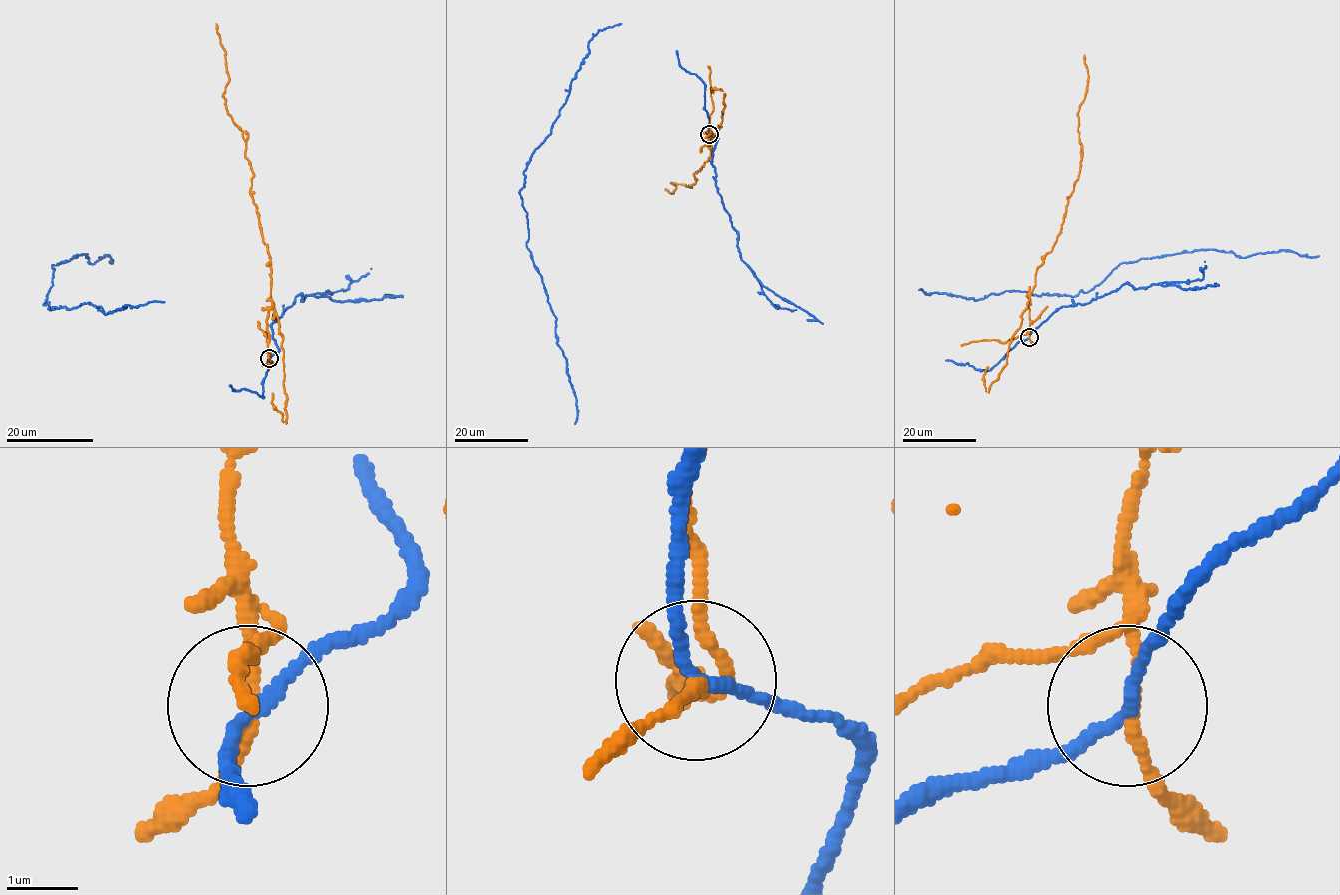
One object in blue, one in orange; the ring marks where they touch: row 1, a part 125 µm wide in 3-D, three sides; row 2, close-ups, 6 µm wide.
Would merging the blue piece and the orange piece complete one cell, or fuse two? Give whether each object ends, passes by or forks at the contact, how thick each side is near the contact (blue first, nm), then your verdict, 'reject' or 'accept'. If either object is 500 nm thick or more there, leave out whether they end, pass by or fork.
blue passes by; orange passes by; calibres 160 and 150 nm; reject

